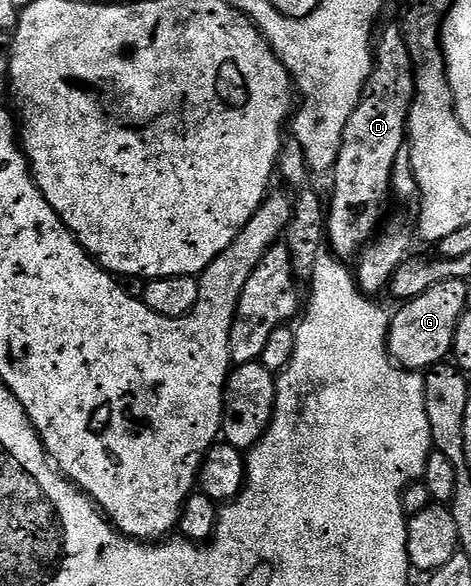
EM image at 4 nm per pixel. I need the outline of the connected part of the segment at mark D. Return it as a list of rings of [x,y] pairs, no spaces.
[[[397,24],[390,25],[379,32],[374,45],[374,70],[362,92],[358,106],[352,111],[352,117],[344,127],[344,137],[340,143],[338,158],[332,170],[334,194],[328,199],[328,212],[325,214],[325,236],[334,256],[350,259],[355,256],[379,232],[382,221],[382,204],[392,190],[390,176],[393,163],[402,144],[408,141],[406,120],[410,117],[410,105],[414,101],[414,60],[410,57],[410,48],[406,46],[406,36]]]

